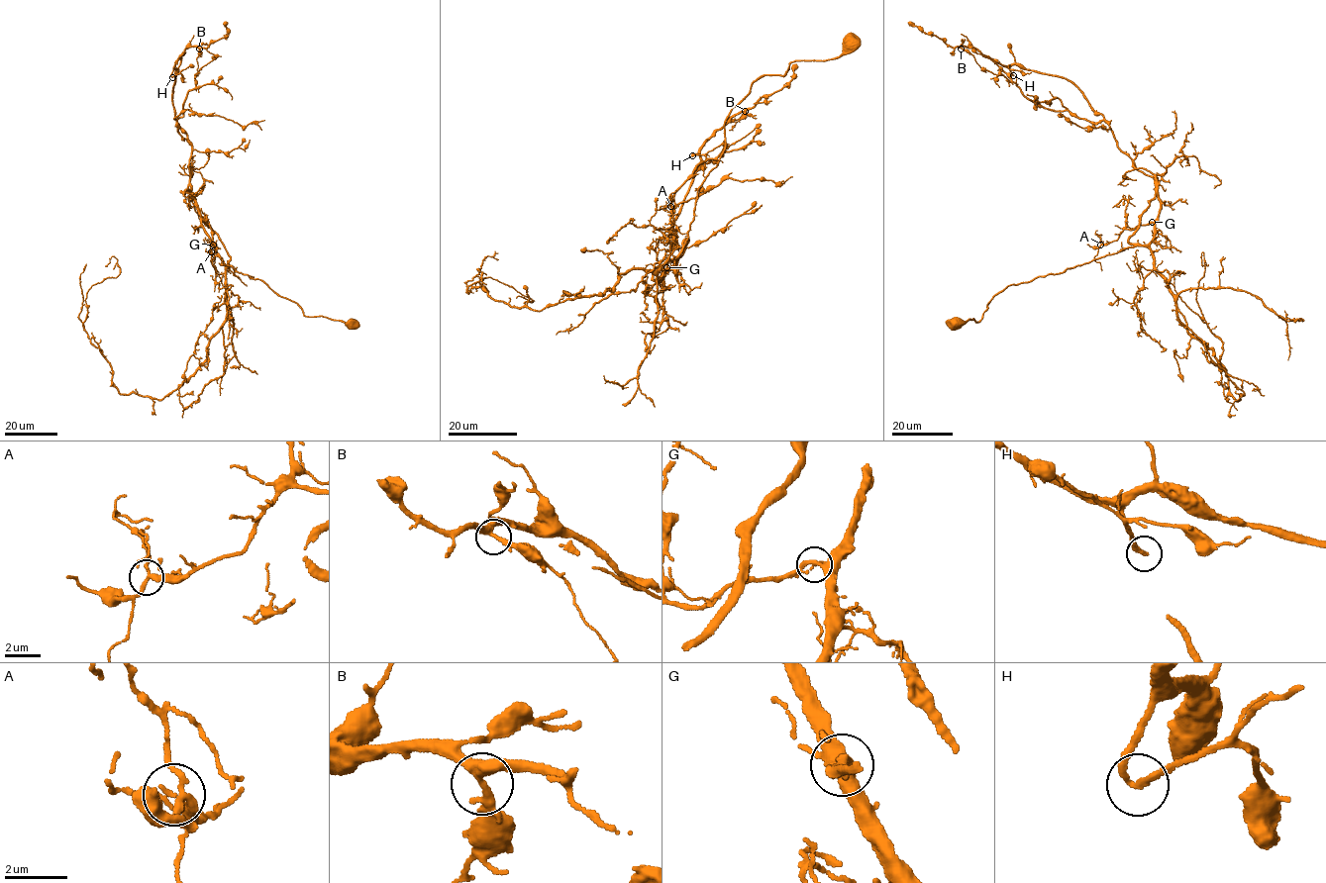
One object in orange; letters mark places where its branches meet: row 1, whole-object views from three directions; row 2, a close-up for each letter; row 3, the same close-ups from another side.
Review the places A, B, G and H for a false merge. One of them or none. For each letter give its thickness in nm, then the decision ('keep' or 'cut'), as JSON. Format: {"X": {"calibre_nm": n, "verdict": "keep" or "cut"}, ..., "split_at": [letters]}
{"A": {"calibre_nm": 220, "verdict": "keep"}, "B": {"calibre_nm": 320, "verdict": "keep"}, "G": {"calibre_nm": 320, "verdict": "keep"}, "H": {"calibre_nm": 190, "verdict": "keep"}, "split_at": []}

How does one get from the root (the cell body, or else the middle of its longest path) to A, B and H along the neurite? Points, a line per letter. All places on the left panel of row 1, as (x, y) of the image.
A: (352, 324), (305, 316), (295, 302), (277, 295), (261, 280), (228, 267), (214, 245), (215, 252), (211, 251)
B: (352, 324), (305, 316), (236, 271), (190, 200), (191, 145), (172, 92), (177, 58), (199, 49)
H: (352, 324), (305, 316), (229, 265), (189, 196), (191, 145), (176, 119), (176, 68), (172, 77)

